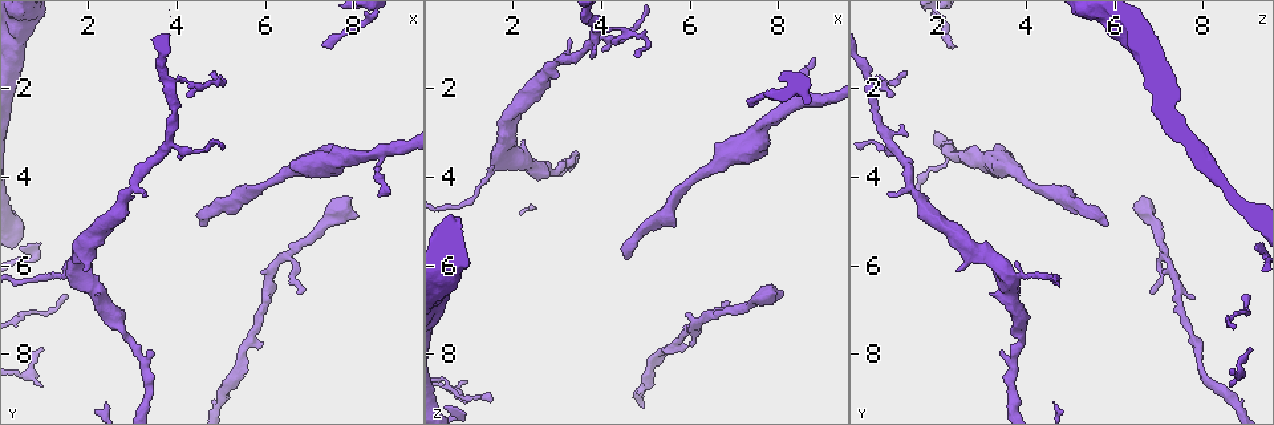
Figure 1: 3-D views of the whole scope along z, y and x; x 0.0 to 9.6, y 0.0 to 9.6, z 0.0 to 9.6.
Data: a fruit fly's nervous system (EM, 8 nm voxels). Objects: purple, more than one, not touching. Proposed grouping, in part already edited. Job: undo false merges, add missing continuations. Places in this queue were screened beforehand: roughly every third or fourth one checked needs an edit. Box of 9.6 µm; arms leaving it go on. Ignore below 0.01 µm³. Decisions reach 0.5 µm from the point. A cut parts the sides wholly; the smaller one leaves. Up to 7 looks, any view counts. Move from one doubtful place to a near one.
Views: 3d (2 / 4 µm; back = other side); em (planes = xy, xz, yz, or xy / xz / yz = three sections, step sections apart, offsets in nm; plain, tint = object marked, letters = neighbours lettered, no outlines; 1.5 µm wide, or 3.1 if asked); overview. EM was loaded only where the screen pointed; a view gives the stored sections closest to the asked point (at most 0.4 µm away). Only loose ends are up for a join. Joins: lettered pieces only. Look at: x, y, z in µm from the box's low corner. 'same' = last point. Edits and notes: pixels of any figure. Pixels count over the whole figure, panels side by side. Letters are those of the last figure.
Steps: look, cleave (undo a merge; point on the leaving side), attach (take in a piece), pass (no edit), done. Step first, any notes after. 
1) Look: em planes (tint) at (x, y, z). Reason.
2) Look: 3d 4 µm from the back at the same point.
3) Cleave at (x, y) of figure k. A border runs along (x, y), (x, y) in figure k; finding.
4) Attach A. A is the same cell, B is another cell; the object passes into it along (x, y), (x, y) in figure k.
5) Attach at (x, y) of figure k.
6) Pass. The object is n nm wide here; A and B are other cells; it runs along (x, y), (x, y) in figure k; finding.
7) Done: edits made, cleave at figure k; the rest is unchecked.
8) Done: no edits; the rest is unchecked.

Look: em planes (letters) at (7.45, 5.00, 6.80). Sudden change in width.

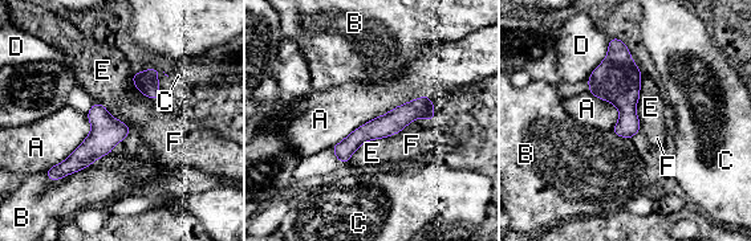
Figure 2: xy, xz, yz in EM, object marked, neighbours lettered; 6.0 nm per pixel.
Pass. A, B, C, D, E and F are other cells; it runs along (430, 105), (366, 131), (337, 151) in figure 2; one neuron here.

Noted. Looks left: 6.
Look: 3d 4 µm at (4.60, 5.05, 5.90). Long arm stops here.

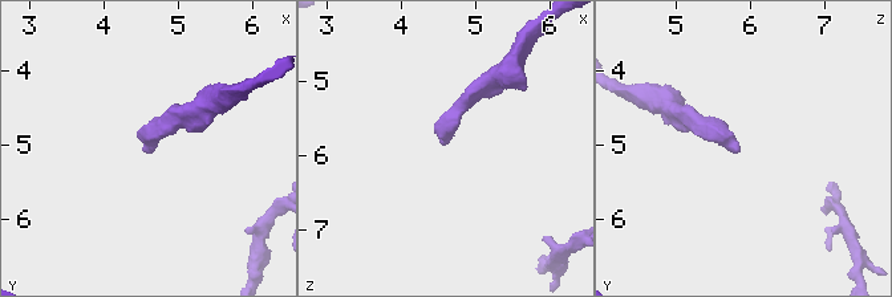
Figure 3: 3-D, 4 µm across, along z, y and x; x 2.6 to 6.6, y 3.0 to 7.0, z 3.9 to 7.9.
Look: em xz step 8 (letters) at (4.50, 5.15, 5.80). Now the EM.

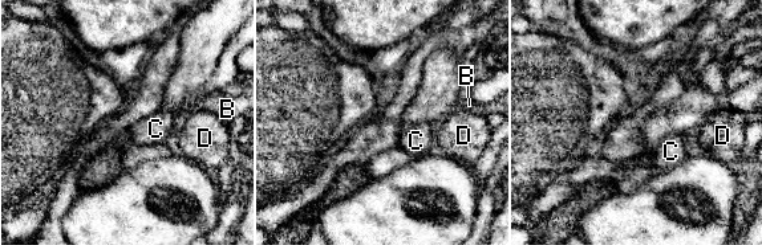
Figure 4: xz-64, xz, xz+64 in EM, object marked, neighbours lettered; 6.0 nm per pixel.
Look: em planes (letters) at the same point. Another direction.

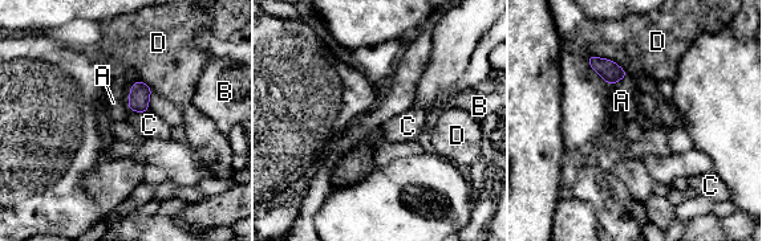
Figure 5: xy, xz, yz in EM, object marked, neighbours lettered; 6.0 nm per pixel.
Pass. The object is 120 nm wide here; A, B, C and D are other cells; a border runs along (126, 103), (136, 111) in figure 5; no lettered piece goes on from it.

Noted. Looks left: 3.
Look: 3d 2 µm at (7.50, 1.10, 2.35). Branch stops here.

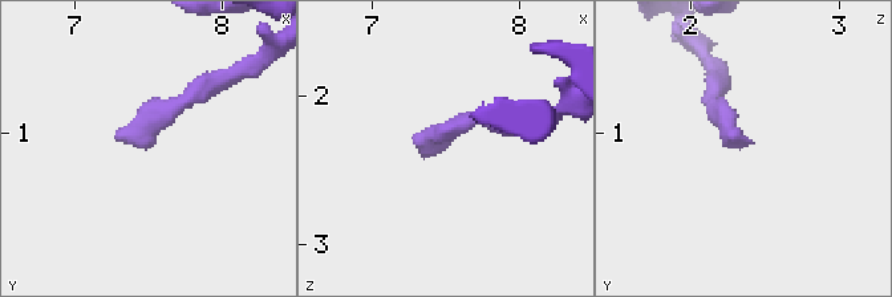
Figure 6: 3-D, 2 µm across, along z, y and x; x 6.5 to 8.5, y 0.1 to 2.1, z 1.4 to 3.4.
Look: em xy step 8 (letters) at (7.46, 1.10, 2.38).

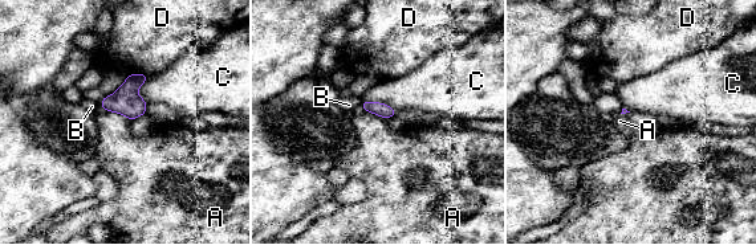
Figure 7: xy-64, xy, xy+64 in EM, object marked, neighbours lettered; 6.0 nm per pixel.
Look: em planes (letters) at the same point.

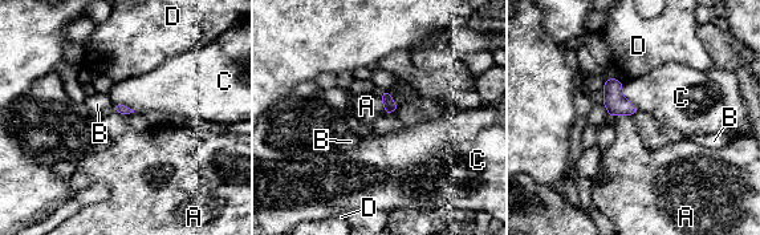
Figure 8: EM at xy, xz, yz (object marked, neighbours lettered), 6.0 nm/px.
Pass. A, B, C and D are other cells; a border runs along (632, 114), (617, 114), (613, 118) in figure 8; no lettered piece goes on from it.

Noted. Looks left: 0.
Done: no edits; the rest is unchecked.

